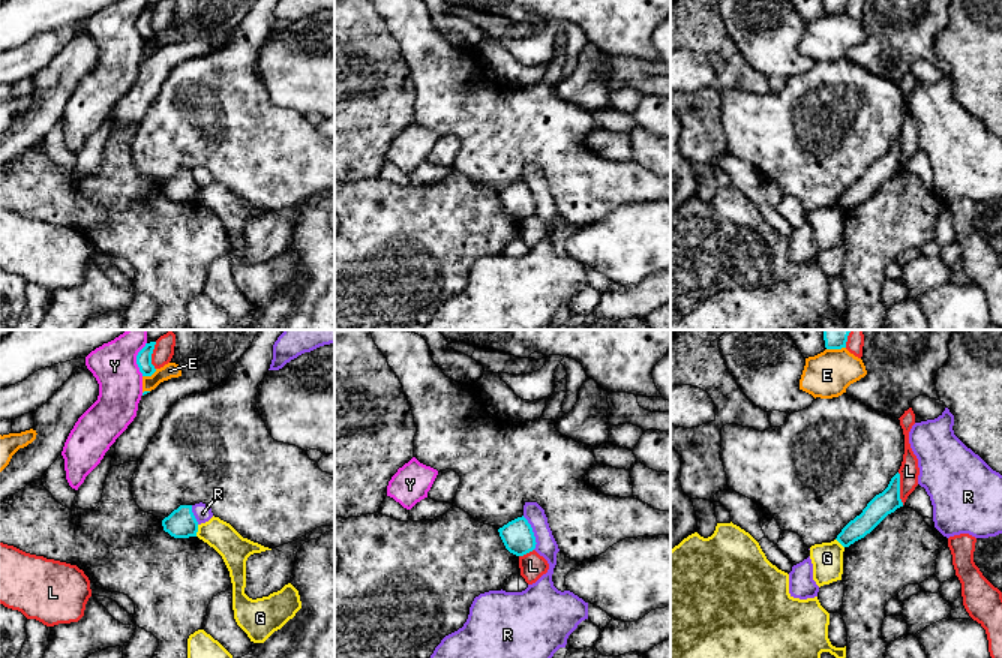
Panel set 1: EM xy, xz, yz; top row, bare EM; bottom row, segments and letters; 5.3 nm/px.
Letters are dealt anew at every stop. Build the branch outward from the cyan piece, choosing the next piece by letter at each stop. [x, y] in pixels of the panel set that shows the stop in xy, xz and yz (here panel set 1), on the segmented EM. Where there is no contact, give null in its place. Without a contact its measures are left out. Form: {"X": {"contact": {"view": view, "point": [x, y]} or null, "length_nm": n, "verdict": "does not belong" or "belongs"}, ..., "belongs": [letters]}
{"E": {"contact": {"view": "xy", "point": [149, 375]}, "length_nm": 90, "verdict": "does not belong"}, "G": {"contact": {"view": "xy", "point": [197, 531]}, "length_nm": 70, "verdict": "does not belong"}, "L": {"contact": {"view": "yz", "point": [899, 489]}, "length_nm": 180, "verdict": "does not belong"}, "R": {"contact": {"view": "xz", "point": [533, 532]}, "length_nm": 200, "verdict": "does not belong"}, "Y": {"contact": {"view": "xy", "point": [137, 358]}, "length_nm": 190, "verdict": "does not belong"}, "belongs": []}

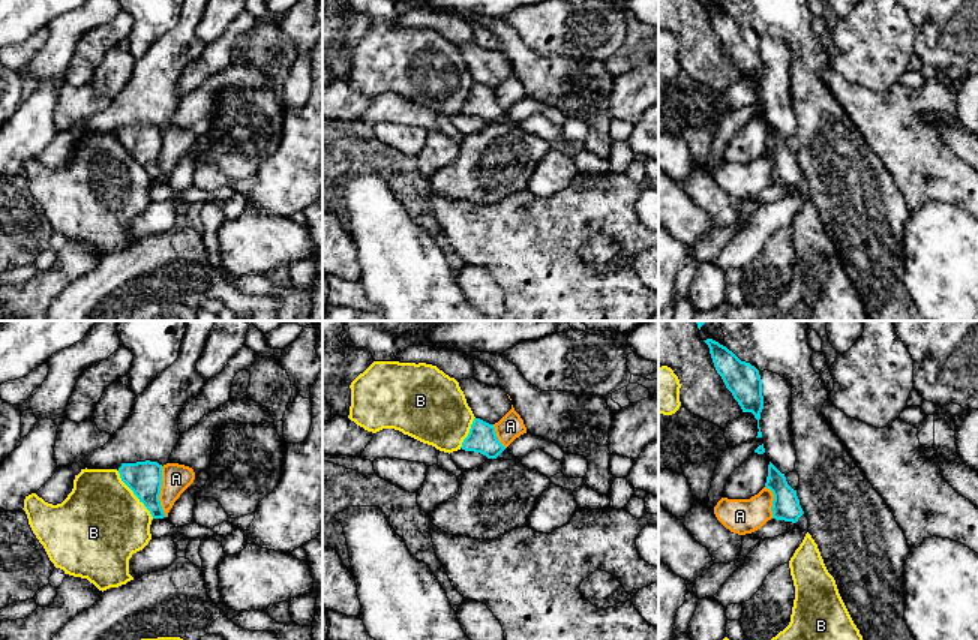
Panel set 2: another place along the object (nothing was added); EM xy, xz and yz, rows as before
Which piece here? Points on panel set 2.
{"A": {"contact": {"view": "xy", "point": [159, 492]}, "length_nm": 280, "verdict": "does not belong"}, "B": {"contact": {"view": "xy", "point": [134, 493]}, "length_nm": 320, "verdict": "does not belong"}, "belongs": []}

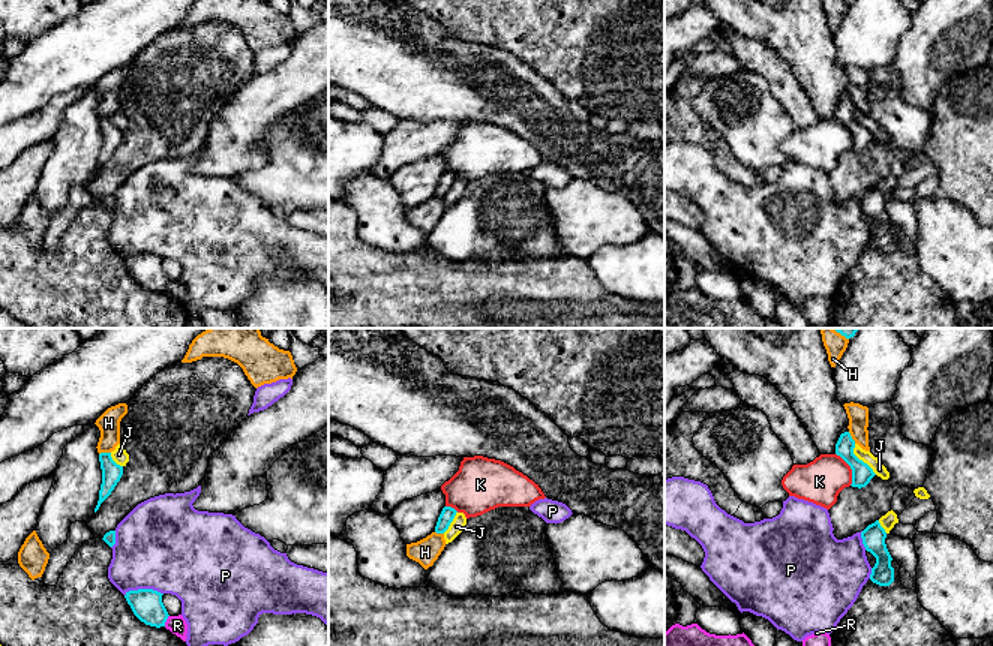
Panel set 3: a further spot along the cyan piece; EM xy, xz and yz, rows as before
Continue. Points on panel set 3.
{"H": {"contact": {"view": "xy", "point": [104, 453]}, "length_nm": 70, "verdict": "does not belong"}, "J": {"contact": {"view": "yz", "point": [861, 460]}, "length_nm": 200, "verdict": "does not belong"}, "K": {"contact": {"view": "yz", "point": [851, 468]}, "length_nm": 190, "verdict": "does not belong"}, "P": {"contact": {"view": "xy", "point": [144, 589]}, "length_nm": 200, "verdict": "does not belong"}, "R": {"contact": {"view": "xy", "point": [165, 621]}, "length_nm": 70, "verdict": "does not belong"}, "belongs": []}

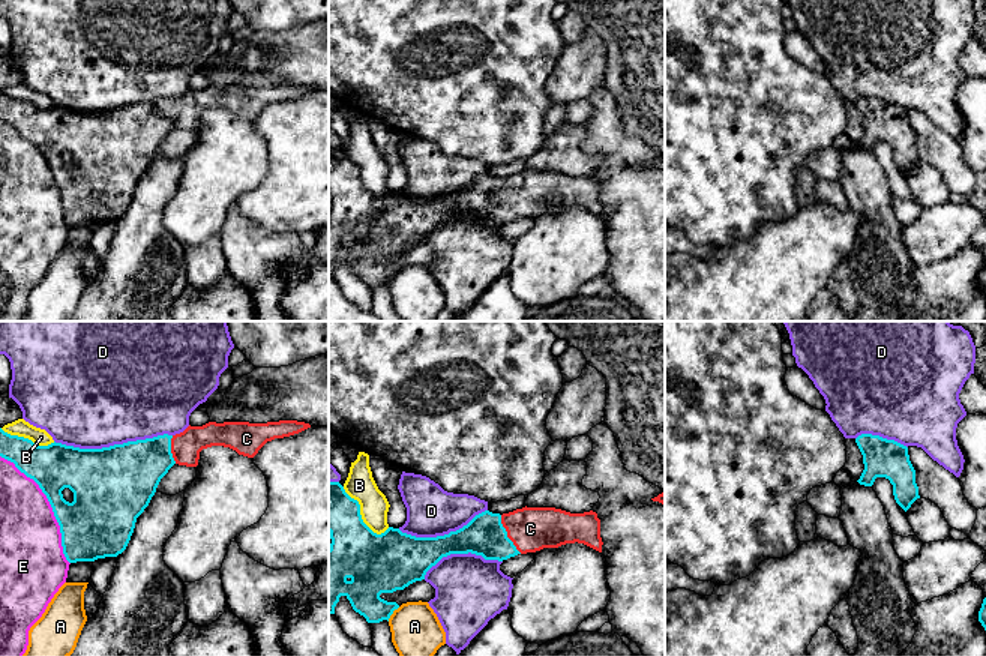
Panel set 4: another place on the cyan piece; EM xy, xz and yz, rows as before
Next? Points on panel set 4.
{"A": {"contact": {"view": "xz", "point": [392, 613]}, "length_nm": 100, "verdict": "does not belong"}, "B": {"contact": {"view": "xz", "point": [360, 517]}, "length_nm": 340, "verdict": "does not belong"}, "C": {"contact": {"view": "xz", "point": [506, 535]}, "length_nm": 240, "verdict": "belongs"}, "D": {"contact": {"view": "xy", "point": [114, 445]}, "length_nm": 650, "verdict": "does not belong"}, "E": {"contact": {"view": "xy", "point": [51, 506]}, "length_nm": 700, "verdict": "does not belong"}, "belongs": ["C"]}

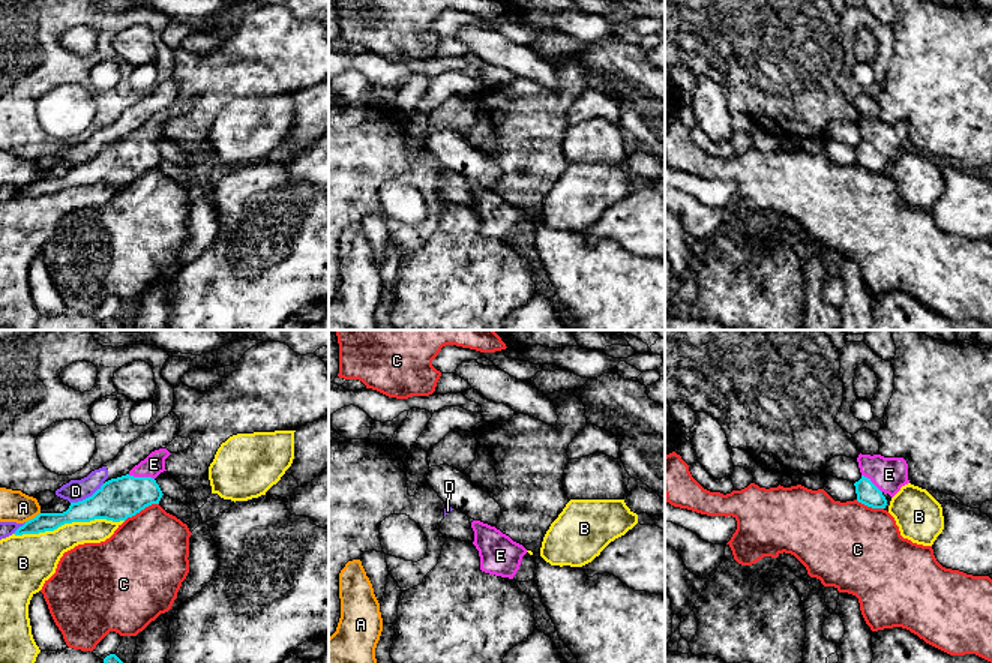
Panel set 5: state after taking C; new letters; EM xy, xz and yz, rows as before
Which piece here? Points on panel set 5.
{"A": {"contact": {"view": "xy", "point": [33, 518]}, "length_nm": 100, "verdict": "does not belong"}, "B": {"contact": {"view": "xy", "point": [68, 522]}, "length_nm": 600, "verdict": "does not belong"}, "C": {"contact": {"view": "xy", "point": [141, 509]}, "length_nm": 200, "verdict": "does not belong"}, "D": {"contact": {"view": "xy", "point": [89, 497]}, "length_nm": 220, "verdict": "does not belong"}, "E": {"contact": {"view": "xy", "point": [141, 477]}, "length_nm": 150, "verdict": "belongs"}, "belongs": ["E"]}

